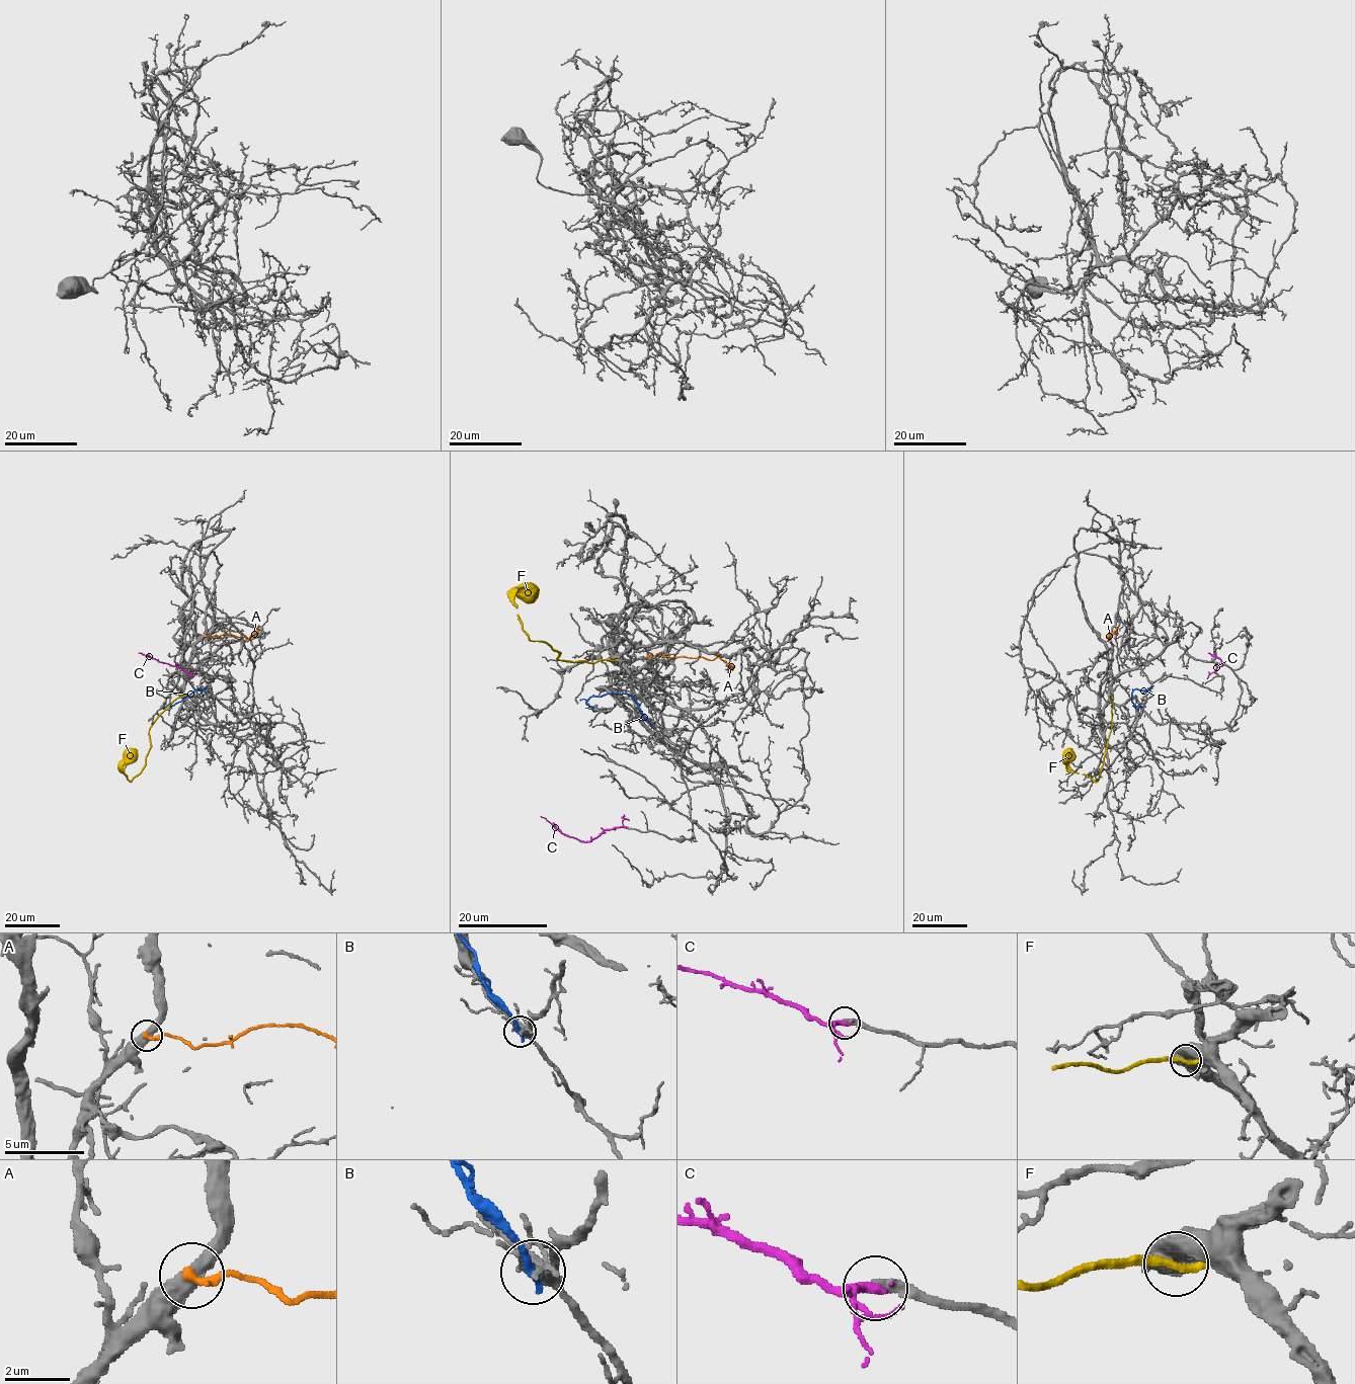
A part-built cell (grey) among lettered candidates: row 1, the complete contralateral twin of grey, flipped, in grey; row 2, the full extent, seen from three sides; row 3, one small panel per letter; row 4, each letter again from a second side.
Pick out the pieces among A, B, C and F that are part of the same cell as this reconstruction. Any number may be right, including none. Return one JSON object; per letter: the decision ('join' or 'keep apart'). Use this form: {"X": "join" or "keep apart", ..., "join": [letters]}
{"A": "keep apart", "B": "keep apart", "C": "join", "F": "keep apart", "join": ["C"]}

